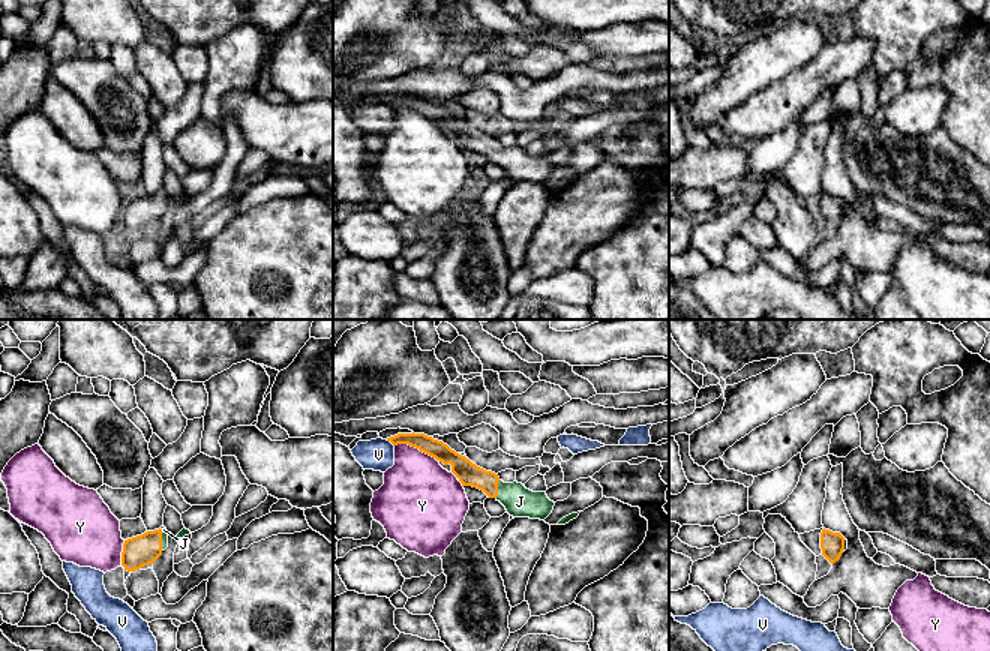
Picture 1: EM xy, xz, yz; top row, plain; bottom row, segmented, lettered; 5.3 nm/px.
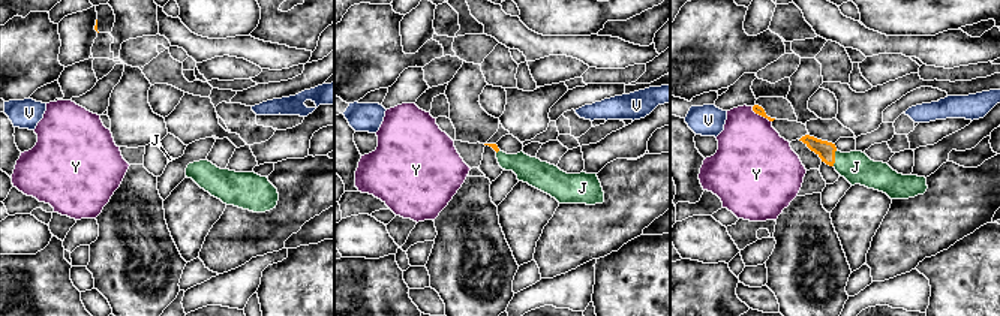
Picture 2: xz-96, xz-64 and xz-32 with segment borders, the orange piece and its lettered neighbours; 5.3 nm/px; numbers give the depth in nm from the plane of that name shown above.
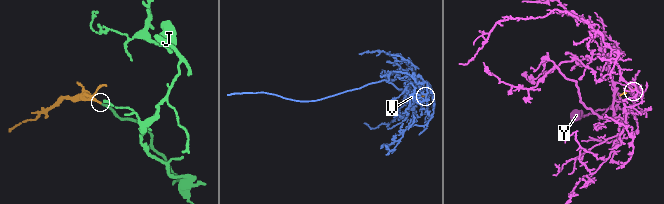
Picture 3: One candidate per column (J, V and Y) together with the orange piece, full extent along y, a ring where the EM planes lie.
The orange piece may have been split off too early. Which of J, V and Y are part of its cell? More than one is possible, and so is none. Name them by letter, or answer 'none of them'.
J

